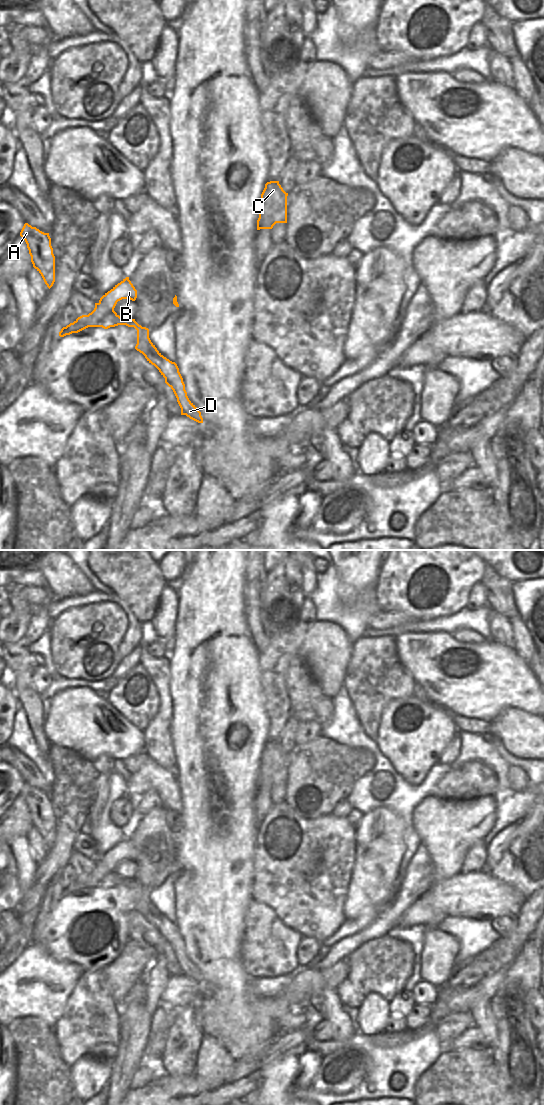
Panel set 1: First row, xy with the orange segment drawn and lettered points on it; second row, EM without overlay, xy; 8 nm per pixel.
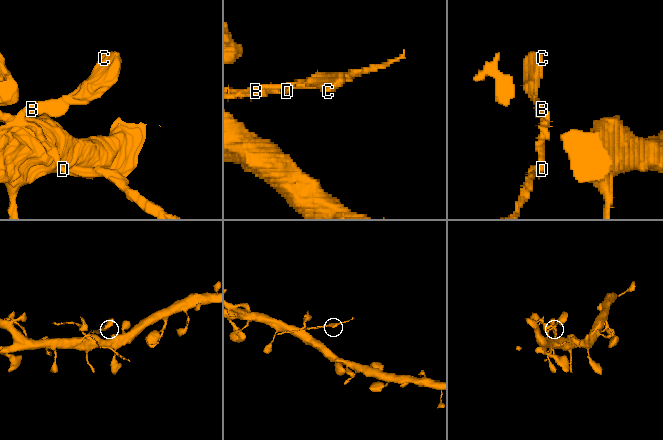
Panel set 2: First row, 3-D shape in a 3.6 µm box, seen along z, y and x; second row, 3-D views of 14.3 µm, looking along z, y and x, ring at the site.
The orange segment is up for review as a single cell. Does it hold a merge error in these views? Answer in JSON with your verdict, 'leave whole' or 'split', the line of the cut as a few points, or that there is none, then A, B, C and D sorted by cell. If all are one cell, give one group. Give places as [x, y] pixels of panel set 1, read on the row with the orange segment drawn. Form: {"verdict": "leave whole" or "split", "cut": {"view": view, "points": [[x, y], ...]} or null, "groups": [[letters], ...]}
{"verdict": "split", "cut": {"view": "xy", "points": [[136, 322], [116, 321], [114, 325]]}, "groups": [["A", "D"], ["B", "C"]]}

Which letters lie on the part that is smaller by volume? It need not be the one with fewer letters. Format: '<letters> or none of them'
A, D.

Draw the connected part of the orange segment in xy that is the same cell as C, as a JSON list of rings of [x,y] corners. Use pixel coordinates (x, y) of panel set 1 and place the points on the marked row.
[[[279,181],[265,184],[259,204],[257,230],[272,229],[276,223],[287,223],[287,196]]]

